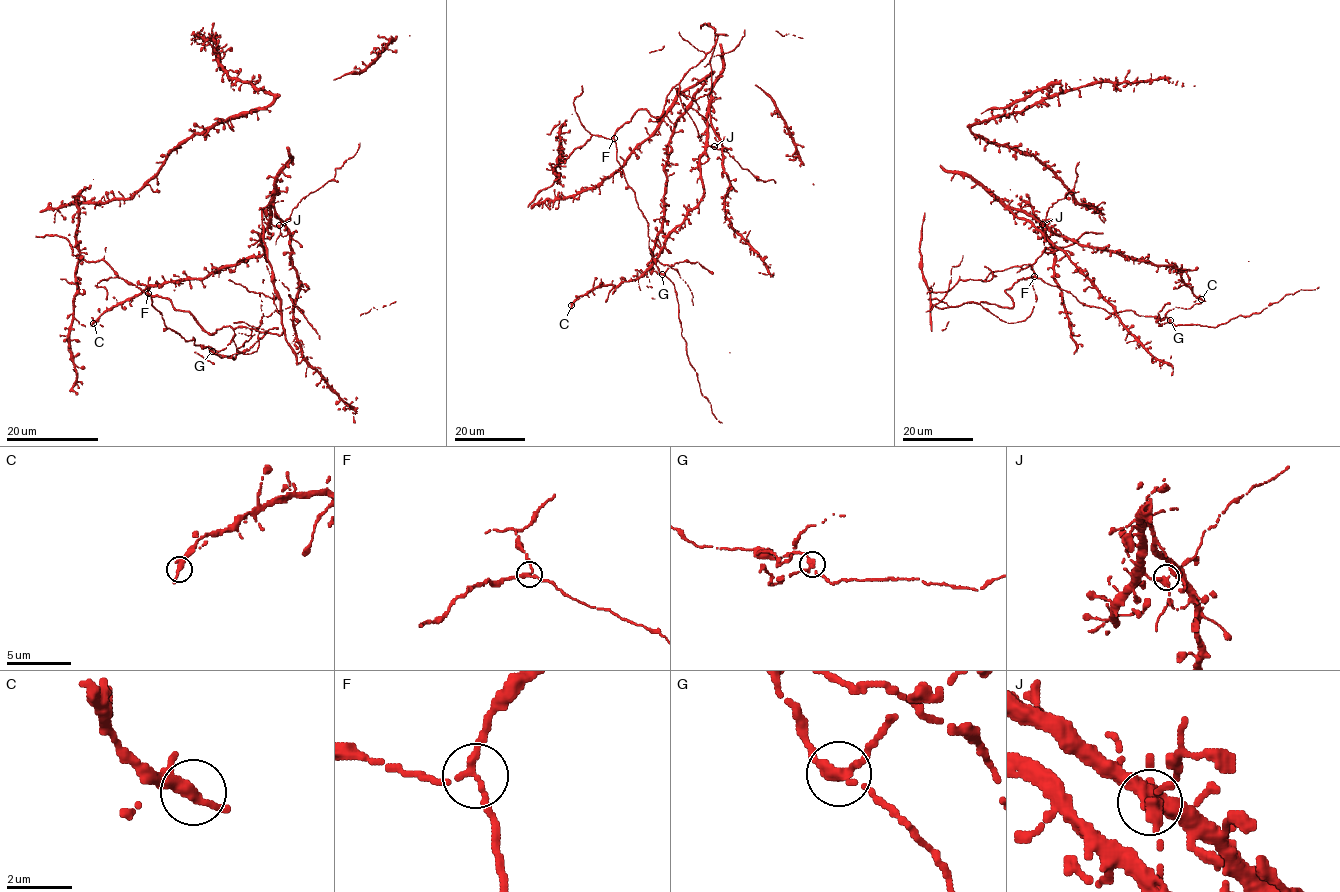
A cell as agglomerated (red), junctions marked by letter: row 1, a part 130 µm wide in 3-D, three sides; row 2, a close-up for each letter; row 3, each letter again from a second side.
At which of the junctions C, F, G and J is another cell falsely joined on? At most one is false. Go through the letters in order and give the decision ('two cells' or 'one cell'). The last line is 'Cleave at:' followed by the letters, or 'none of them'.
C: one cell
F: one cell
G: two cells
J: one cell
Cleave at: G

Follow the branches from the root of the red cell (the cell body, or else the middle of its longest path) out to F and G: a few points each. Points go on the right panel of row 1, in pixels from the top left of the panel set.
F: (1025, 320), (1004, 322), (980, 303), (1011, 308), (1012, 299), (1005, 290), (1019, 280), (1034, 276)
G: (1025, 320), (1004, 322), (980, 303), (1011, 308), (1005, 290), (1019, 280), (1037, 277), (1088, 306), (1170, 320)

